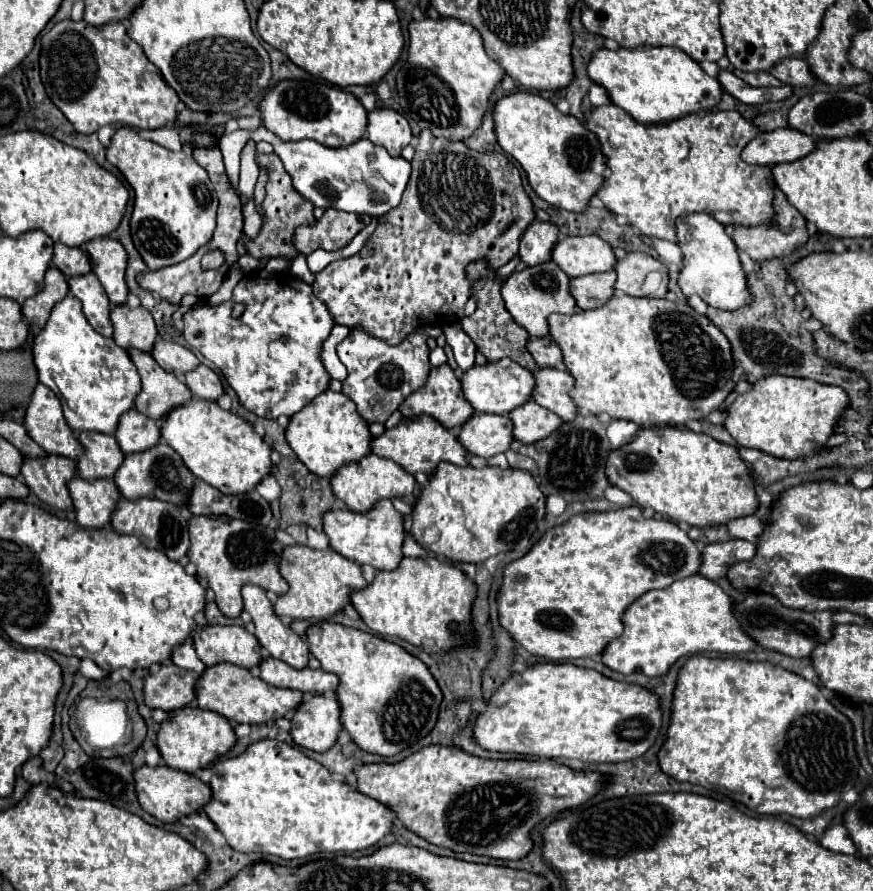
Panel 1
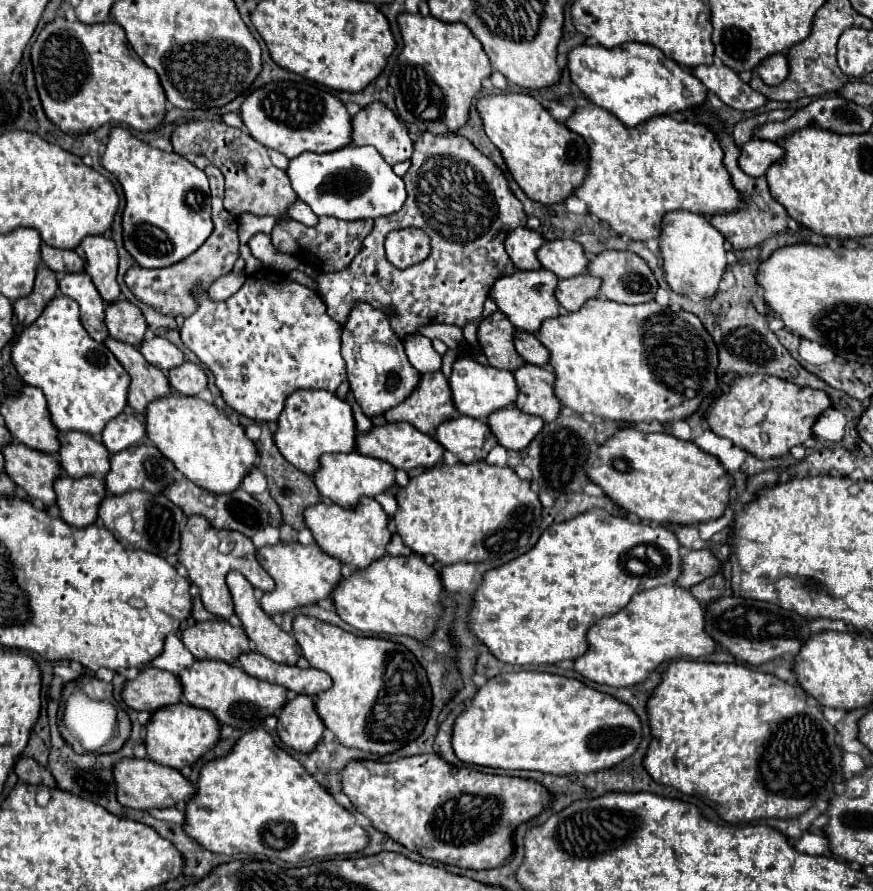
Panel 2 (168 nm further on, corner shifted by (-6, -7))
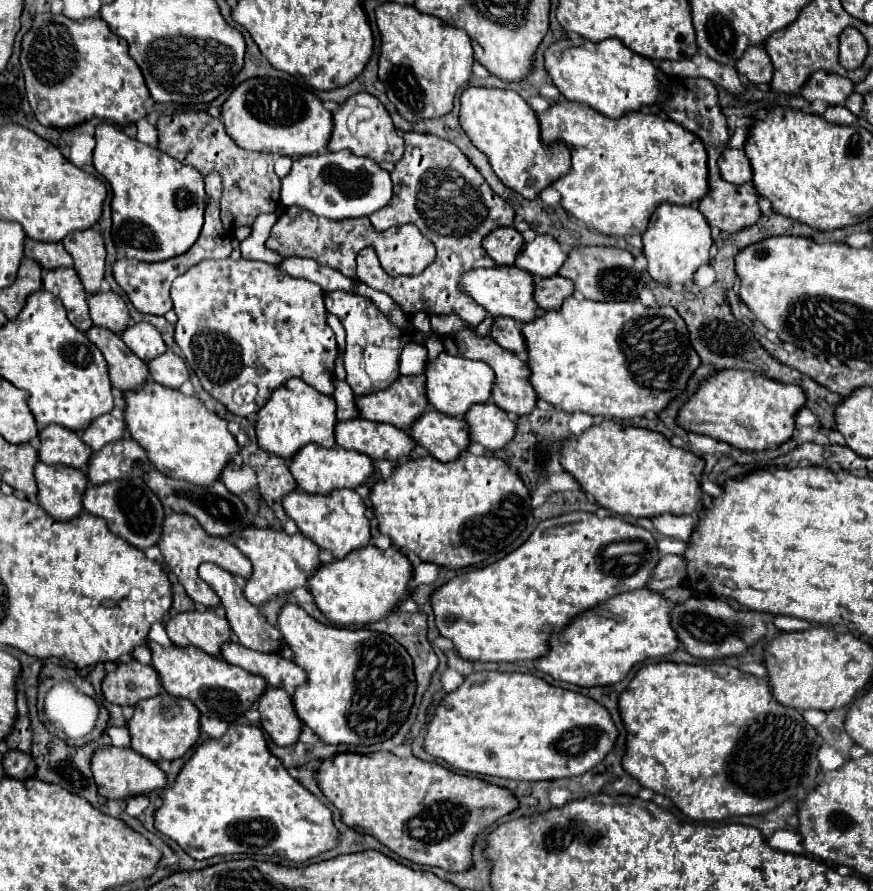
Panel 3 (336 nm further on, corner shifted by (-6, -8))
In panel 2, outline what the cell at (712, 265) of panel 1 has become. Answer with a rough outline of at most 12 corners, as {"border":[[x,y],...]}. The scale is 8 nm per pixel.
{"border":[[664,214],[660,252],[676,294],[712,298],[728,266],[706,216]]}

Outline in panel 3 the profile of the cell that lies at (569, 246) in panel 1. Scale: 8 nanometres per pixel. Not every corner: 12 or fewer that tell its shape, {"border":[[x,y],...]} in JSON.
{"border":[[550,235],[522,247],[516,267],[554,277],[568,255]]}

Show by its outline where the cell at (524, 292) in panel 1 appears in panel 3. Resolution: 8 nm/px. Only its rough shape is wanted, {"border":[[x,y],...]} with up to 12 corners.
{"border":[[474,269],[462,289],[490,315],[530,323],[534,275]]}

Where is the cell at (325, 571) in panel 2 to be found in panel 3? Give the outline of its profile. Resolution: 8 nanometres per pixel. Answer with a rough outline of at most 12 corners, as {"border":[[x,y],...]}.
{"border":[[250,527],[236,547],[252,561],[252,605],[306,587],[320,547],[302,533]]}

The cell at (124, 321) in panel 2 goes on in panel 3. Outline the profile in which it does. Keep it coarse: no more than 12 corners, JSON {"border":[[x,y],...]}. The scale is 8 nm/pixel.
{"border":[[112,291],[88,297],[96,327],[122,333],[130,325],[124,299]]}

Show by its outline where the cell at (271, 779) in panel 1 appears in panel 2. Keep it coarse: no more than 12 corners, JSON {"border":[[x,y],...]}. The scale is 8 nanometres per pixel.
{"border":[[266,730],[200,768],[184,832],[284,862],[368,846]]}

